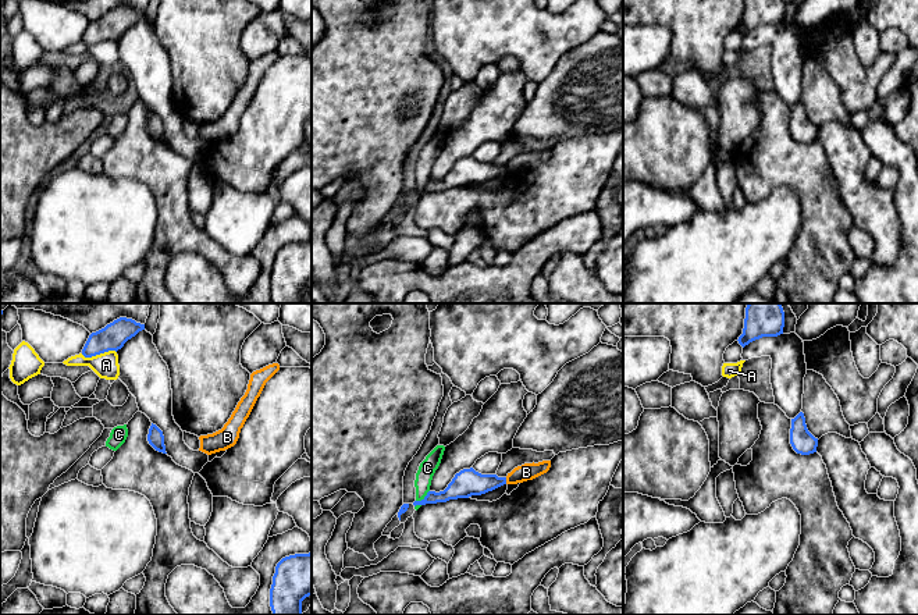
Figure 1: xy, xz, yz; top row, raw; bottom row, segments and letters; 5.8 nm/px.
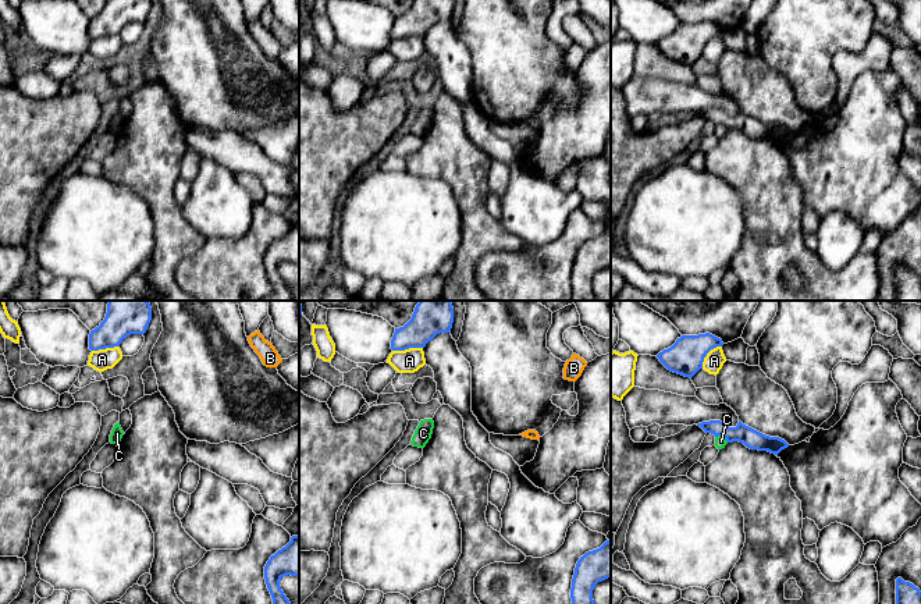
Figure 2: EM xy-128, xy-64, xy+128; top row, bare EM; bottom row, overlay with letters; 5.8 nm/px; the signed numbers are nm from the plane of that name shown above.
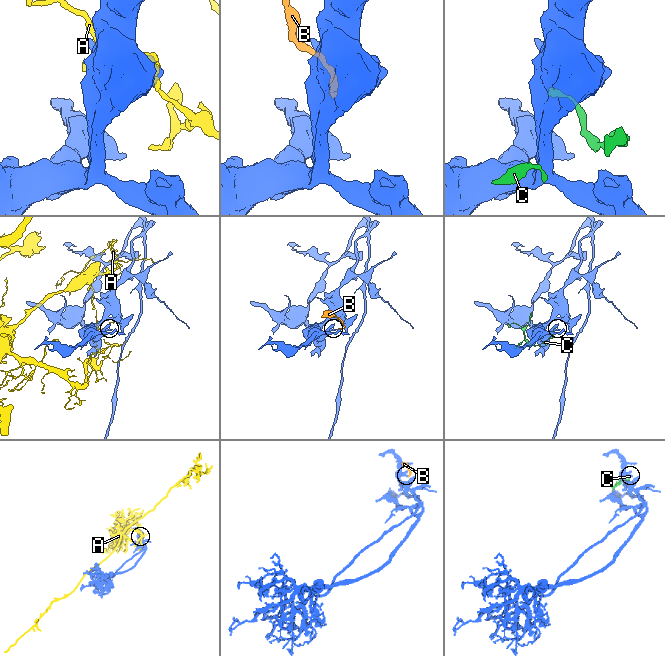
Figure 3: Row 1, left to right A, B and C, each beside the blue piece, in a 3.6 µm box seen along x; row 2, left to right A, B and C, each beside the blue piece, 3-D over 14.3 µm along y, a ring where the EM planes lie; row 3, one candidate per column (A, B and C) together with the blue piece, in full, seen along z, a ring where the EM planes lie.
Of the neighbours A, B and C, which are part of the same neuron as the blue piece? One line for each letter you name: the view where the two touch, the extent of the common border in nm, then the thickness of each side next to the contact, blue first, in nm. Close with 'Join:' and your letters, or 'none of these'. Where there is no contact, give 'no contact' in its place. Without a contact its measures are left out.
Join: none of these

